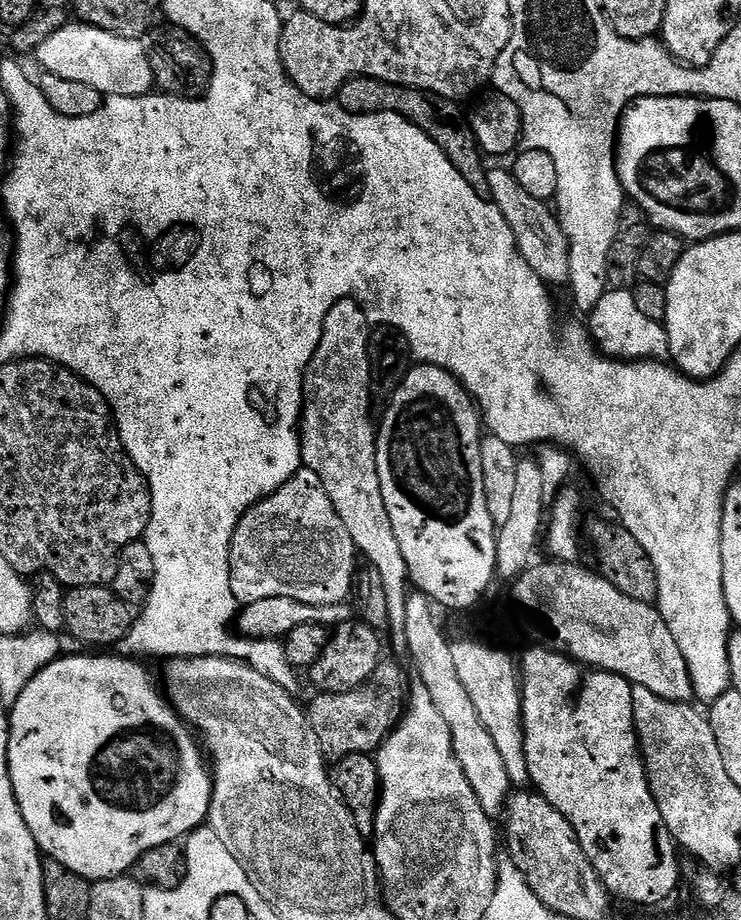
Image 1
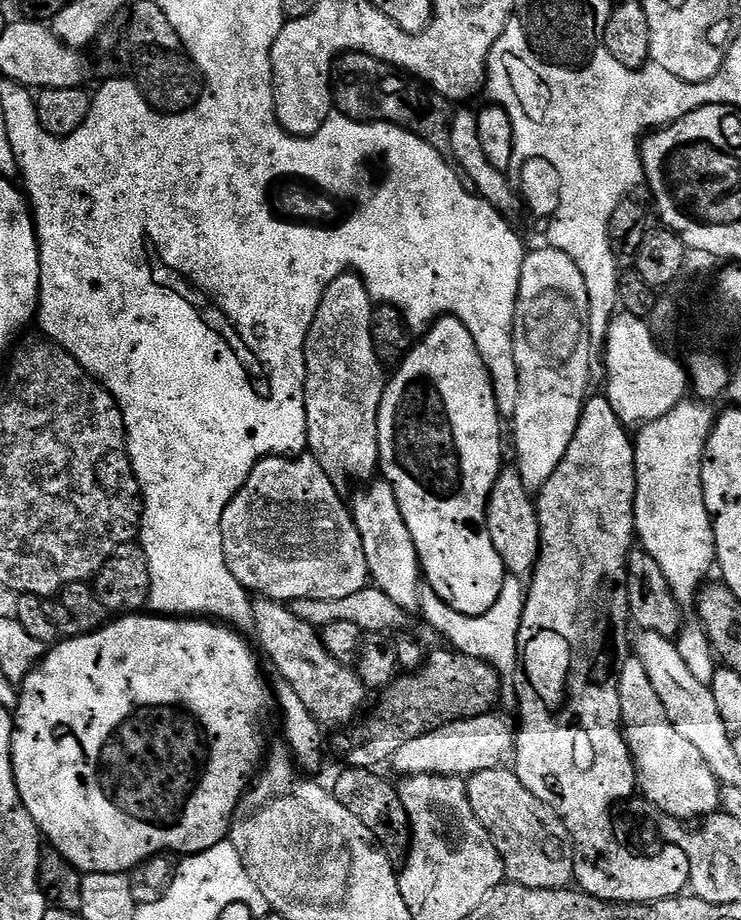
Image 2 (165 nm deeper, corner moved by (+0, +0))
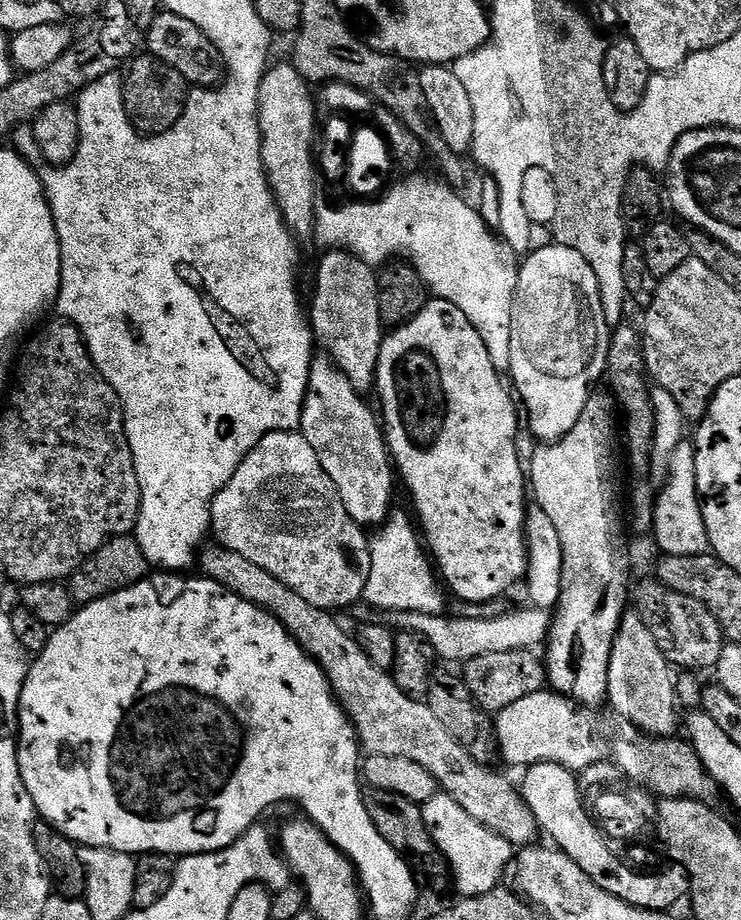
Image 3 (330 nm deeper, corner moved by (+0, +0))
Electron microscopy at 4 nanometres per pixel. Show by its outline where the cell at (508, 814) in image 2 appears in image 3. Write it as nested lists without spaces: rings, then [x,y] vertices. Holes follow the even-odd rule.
[[[223,546],[207,548],[198,556],[198,568],[200,564],[204,571],[201,573],[238,598],[263,608],[304,647],[304,653],[326,674],[332,695],[352,721],[356,739],[368,756],[410,758],[410,762],[418,762],[422,770],[434,777],[443,795],[454,798],[474,822],[485,824],[513,846],[537,843],[538,825],[521,789],[517,785],[515,788],[506,777],[491,772],[491,767],[479,764],[442,728],[426,703],[402,694],[391,675],[378,670],[378,666],[366,658],[355,635],[347,632],[329,609],[310,606],[306,598],[294,594],[290,586],[278,582],[274,574],[266,574],[262,566],[254,566],[254,562],[242,558],[242,554],[234,554],[234,550]]]

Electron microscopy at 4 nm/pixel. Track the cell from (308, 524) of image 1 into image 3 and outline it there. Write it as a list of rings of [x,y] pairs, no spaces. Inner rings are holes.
[[[299,431],[271,432],[269,436],[262,438],[262,442],[258,442],[258,446],[254,446],[254,450],[250,454],[244,456],[234,478],[230,478],[230,482],[226,482],[224,489],[212,500],[211,531],[220,539],[217,541],[223,547],[234,550],[234,554],[242,554],[242,558],[254,562],[254,566],[262,566],[262,570],[266,570],[266,574],[274,574],[274,578],[278,578],[278,582],[290,586],[290,590],[294,590],[294,594],[306,598],[306,602],[310,602],[310,606],[337,610],[336,608],[348,608],[351,604],[359,605],[361,603],[364,587],[370,575],[369,537],[367,535],[364,537],[365,529],[356,524],[354,518],[350,518],[350,514],[346,514],[346,506],[342,506],[342,498],[338,498],[338,490],[334,486],[334,482],[330,482],[326,470],[322,470],[322,462],[318,462],[318,454],[314,454],[310,442],[306,442],[306,438],[301,436]]]

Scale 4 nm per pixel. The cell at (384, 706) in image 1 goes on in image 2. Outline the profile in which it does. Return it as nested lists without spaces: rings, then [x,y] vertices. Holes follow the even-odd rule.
[[[444,648],[429,651],[426,662],[416,671],[397,675],[379,693],[376,709],[339,733],[336,748],[348,759],[351,767],[375,769],[383,760],[384,763],[391,761],[394,753],[406,746],[406,742],[414,742],[414,738],[422,738],[422,734],[438,730],[450,722],[481,716],[497,707],[496,698],[502,683],[500,673],[484,660]]]

